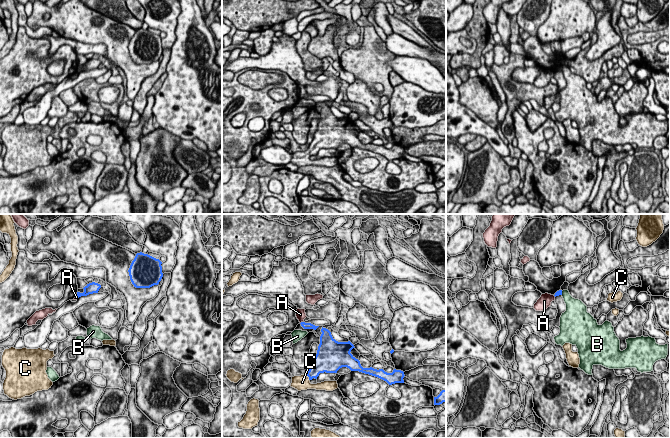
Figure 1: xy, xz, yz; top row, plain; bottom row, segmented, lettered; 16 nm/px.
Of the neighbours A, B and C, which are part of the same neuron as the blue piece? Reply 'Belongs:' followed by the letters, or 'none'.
Belongs: C

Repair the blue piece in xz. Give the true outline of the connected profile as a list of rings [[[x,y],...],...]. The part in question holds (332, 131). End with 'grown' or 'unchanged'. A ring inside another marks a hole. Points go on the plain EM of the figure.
[[[323,103],[321,108],[320,120],[313,141],[305,151],[292,153],[291,163],[298,167],[307,165],[333,167],[338,164],[337,157],[324,157],[317,160],[311,160],[310,157],[313,154],[317,155],[320,149],[337,149],[342,143],[378,153],[389,161],[404,159],[403,147],[394,145],[392,149],[387,149],[383,145],[363,144],[360,137],[350,129],[355,124],[350,117],[336,117],[331,108]]] | grown

